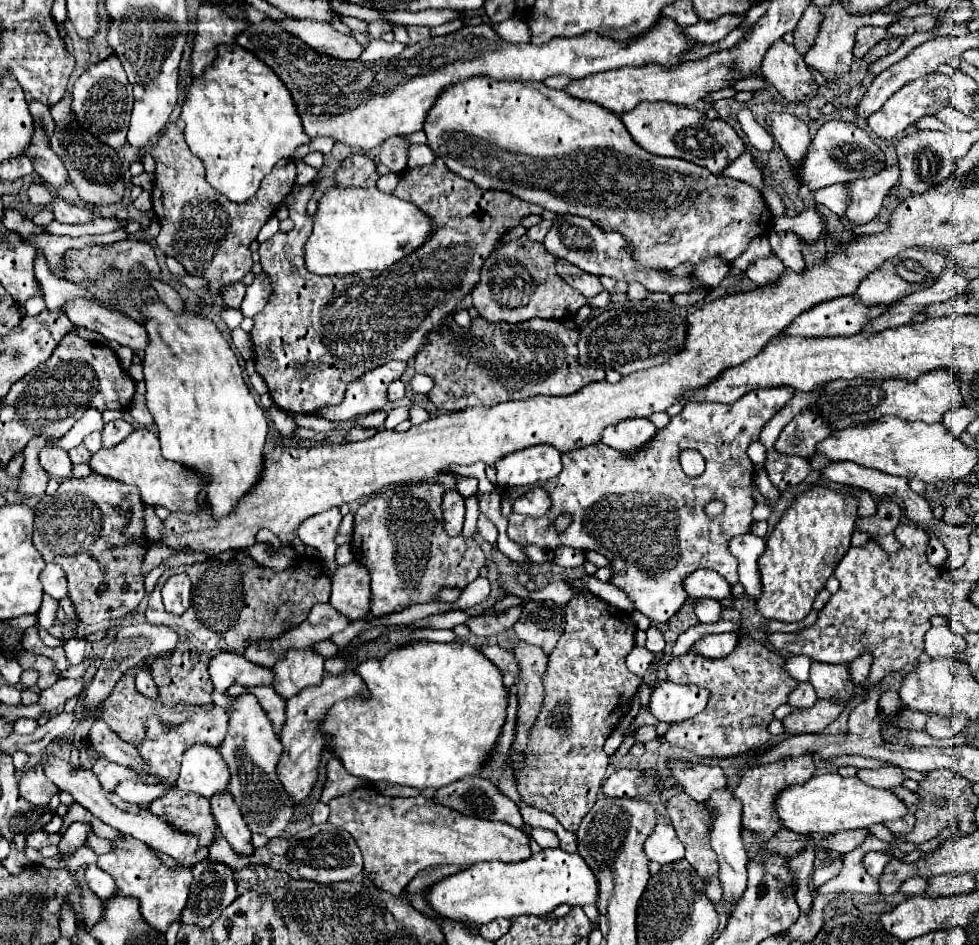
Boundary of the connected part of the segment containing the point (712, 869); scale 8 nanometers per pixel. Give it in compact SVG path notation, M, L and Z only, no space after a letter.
M679 793L679 795L673 795L669 801L667 801L667 815L671 817L671 823L679 835L679 839L685 843L685 859L695 867L697 875L705 881L705 895L709 901L721 901L723 899L723 887L721 887L721 881L719 881L719 863L717 863L717 857L711 849L711 845L707 845L707 823L703 817L703 813L699 813L699 805L697 801L689 799L685 793Z

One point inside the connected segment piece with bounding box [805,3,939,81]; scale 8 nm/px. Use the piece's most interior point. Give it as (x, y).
(831, 56)

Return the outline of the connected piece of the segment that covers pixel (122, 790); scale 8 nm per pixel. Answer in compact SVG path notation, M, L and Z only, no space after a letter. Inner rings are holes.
M125 779L115 787L115 793L119 797L123 797L125 801L131 801L131 803L139 805L139 803L163 797L167 793L167 789L163 789L163 787L145 787L145 783L139 783L135 779Z

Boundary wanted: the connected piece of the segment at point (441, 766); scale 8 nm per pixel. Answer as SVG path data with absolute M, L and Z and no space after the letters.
M415 641L391 649L383 659L365 659L355 667L355 673L367 685L369 697L337 701L319 725L319 733L329 739L327 749L351 775L371 783L389 781L417 789L439 789L451 781L481 773L483 757L491 753L491 745L495 745L495 737L503 729L503 713L507 709L507 689L503 687L501 673L481 651L455 641Z

